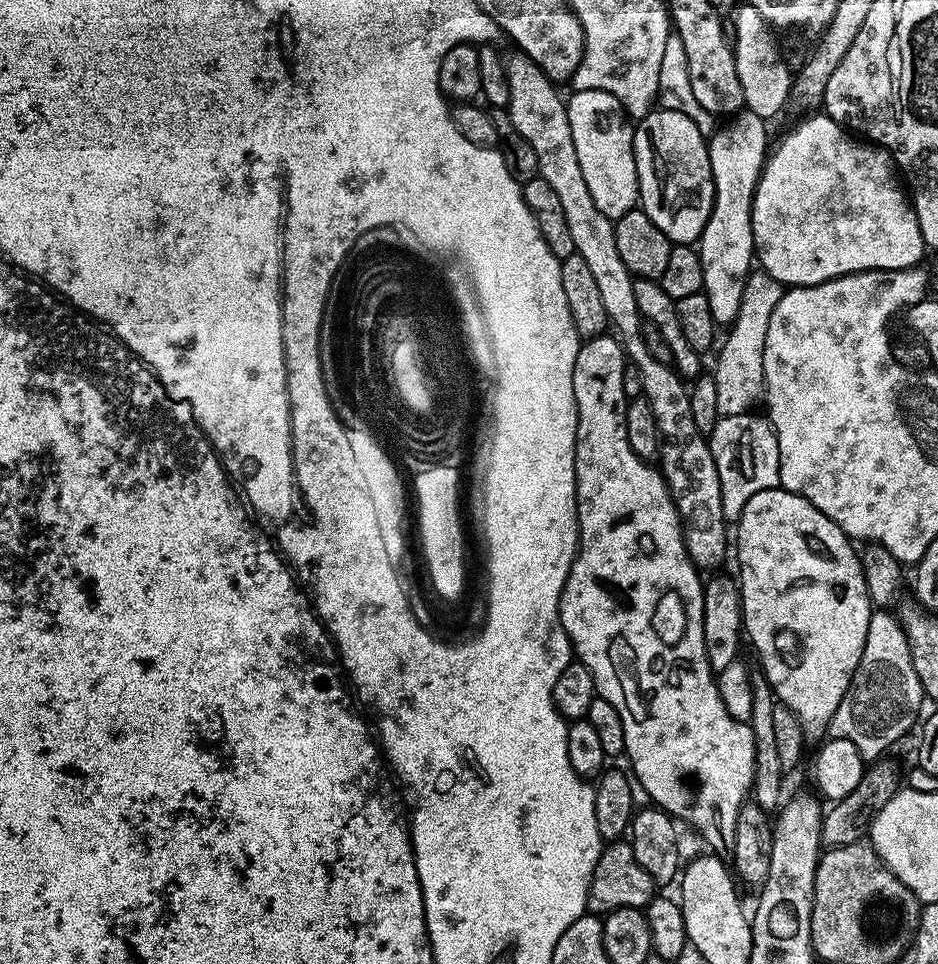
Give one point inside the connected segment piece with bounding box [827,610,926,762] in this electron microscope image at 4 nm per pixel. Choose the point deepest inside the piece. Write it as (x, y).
(881, 703)

